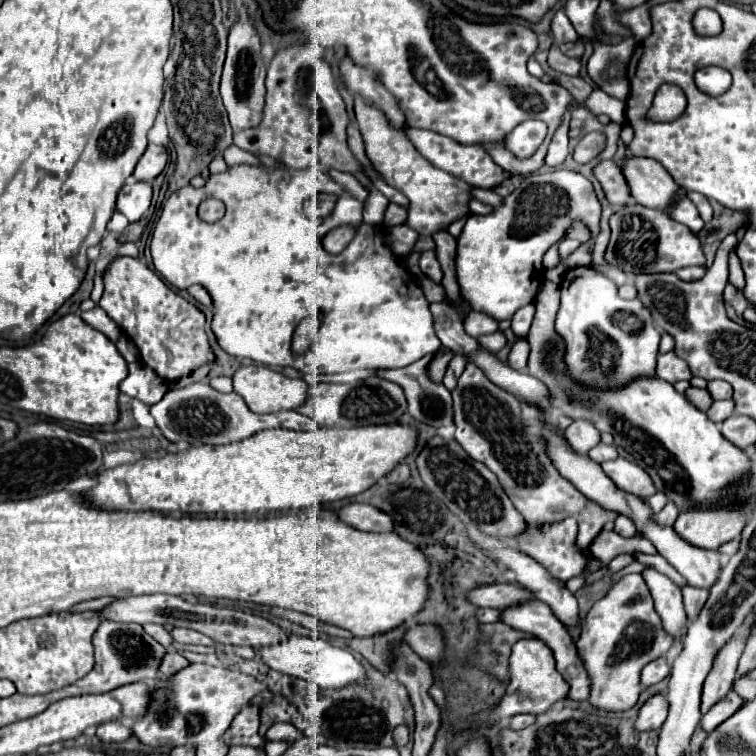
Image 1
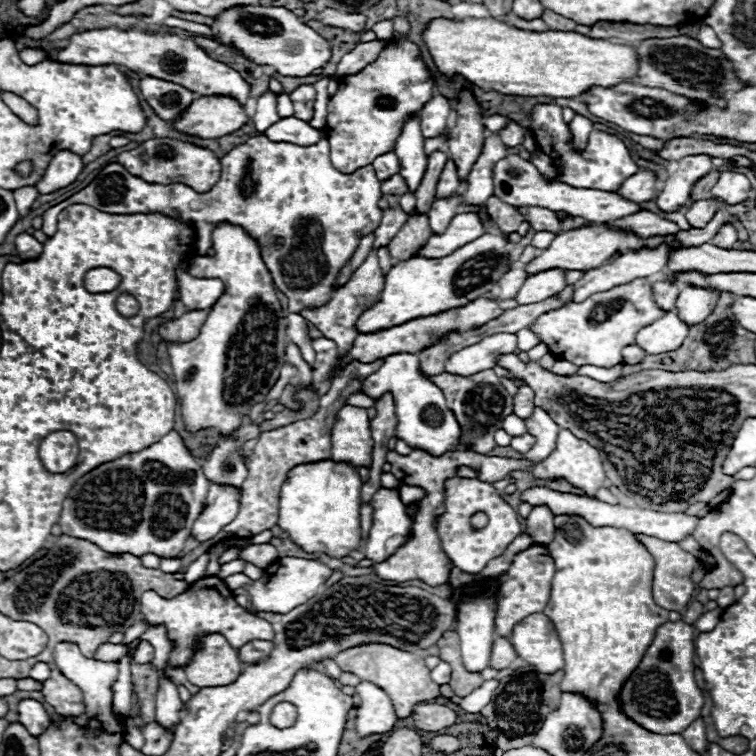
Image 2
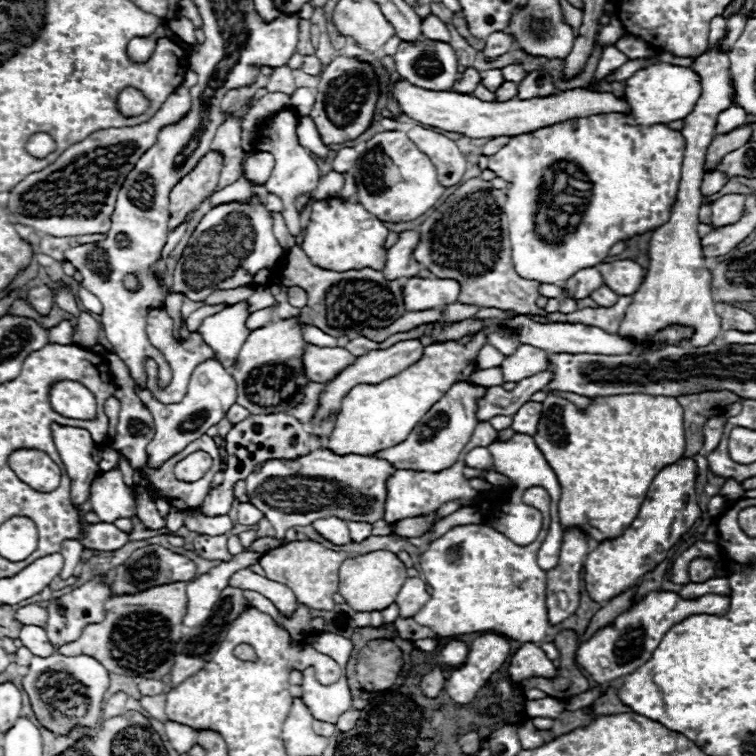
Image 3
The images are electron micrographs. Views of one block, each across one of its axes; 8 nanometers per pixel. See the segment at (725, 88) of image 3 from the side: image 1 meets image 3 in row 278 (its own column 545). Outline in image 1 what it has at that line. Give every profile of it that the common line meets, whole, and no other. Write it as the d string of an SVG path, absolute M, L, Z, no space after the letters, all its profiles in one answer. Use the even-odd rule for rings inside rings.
M522 638L512 646L510 656L510 684L506 690L506 696L502 702L488 712L482 712L474 720L486 720L486 722L500 722L502 718L512 718L516 714L542 714L546 712L556 700L564 698L568 694L568 682L562 678L562 674L556 670L556 660L552 650L540 640L540 638Z

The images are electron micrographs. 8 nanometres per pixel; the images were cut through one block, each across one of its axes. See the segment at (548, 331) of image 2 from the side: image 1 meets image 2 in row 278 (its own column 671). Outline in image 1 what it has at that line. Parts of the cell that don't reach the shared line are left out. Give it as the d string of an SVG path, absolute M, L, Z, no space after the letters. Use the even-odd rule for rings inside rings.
M640 574L622 576L586 614L580 640L576 642L578 654L592 678L590 704L604 710L628 710L636 704L642 686L642 668L664 656L672 648L672 636L666 634L660 616L654 610L654 600L644 586Z

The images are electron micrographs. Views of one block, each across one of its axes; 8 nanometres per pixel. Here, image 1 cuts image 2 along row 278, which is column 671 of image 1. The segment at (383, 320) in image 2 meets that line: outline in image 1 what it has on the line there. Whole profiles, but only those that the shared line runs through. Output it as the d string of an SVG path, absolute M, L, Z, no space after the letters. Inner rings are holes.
M544 282L538 290L536 316L526 336L530 342L526 372L546 384L550 392L548 406L556 414L564 414L572 420L582 418L592 422L600 432L610 432L614 444L634 456L636 464L650 474L654 486L664 492L678 510L712 506L728 486L736 486L740 498L748 498L748 482L744 482L744 478L748 478L750 458L744 450L730 444L706 412L696 410L696 406L684 394L676 392L672 384L658 376L638 376L616 390L592 390L572 378L564 364L566 344L554 330L558 308L558 284Z

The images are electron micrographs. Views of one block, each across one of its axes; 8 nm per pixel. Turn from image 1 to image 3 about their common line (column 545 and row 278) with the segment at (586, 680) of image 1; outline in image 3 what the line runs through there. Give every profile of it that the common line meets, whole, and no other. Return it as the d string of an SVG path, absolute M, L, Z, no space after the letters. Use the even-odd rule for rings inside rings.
M614 260L614 262L604 262L600 266L600 272L604 284L610 290L614 290L618 296L630 296L640 288L646 268L642 268L634 260Z

